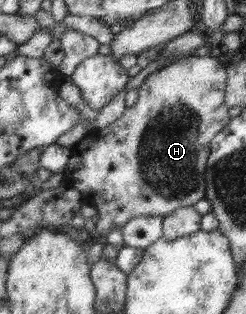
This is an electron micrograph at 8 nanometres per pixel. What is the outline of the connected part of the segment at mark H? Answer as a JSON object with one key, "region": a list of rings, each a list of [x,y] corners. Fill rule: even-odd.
{"region":[[[213,54],[197,55],[189,57],[177,63],[165,66],[163,69],[150,73],[146,81],[138,87],[138,98],[133,107],[126,107],[121,117],[103,128],[93,129],[85,136],[85,139],[77,143],[73,148],[67,167],[63,173],[66,183],[70,187],[80,192],[80,198],[83,204],[95,207],[98,213],[95,234],[107,235],[116,227],[123,228],[130,219],[141,215],[163,215],[167,216],[176,209],[193,206],[200,199],[205,198],[205,170],[206,163],[210,154],[210,143],[213,137],[219,133],[230,120],[228,106],[225,103],[225,85],[228,85],[228,75],[225,75],[225,68],[219,63],[220,56]]]}

